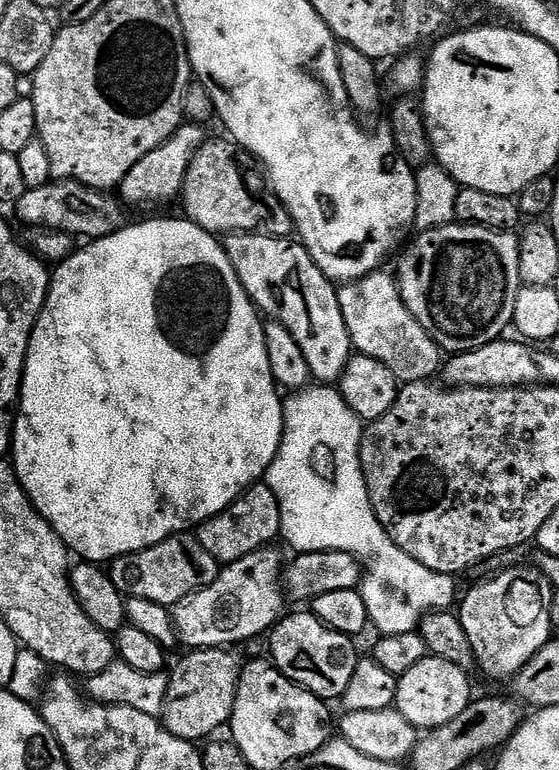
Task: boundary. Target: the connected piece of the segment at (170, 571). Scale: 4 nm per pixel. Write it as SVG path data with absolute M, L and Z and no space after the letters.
M179 539L163 540L141 552L119 556L111 561L110 579L117 592L133 600L149 600L161 606L175 606L187 601L201 587L200 572L188 557Z

